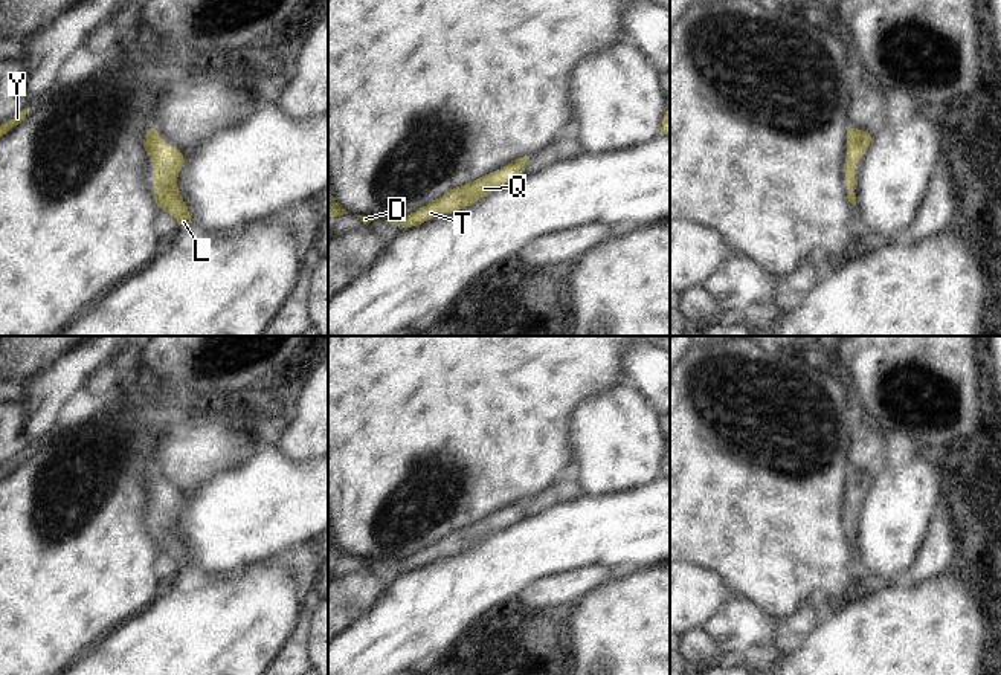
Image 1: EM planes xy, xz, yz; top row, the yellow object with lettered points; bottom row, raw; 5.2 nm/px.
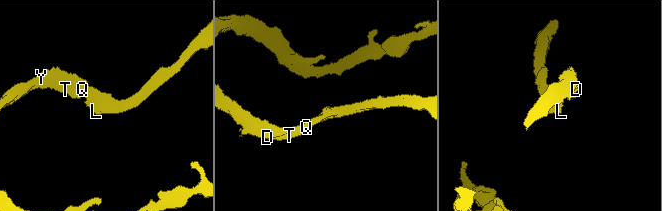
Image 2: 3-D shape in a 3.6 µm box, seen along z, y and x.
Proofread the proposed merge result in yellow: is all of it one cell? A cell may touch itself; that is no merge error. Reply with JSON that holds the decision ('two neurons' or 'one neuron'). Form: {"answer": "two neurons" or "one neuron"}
{"answer": "one neuron"}

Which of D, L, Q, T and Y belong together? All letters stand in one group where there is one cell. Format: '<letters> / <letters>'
D L Q T Y

